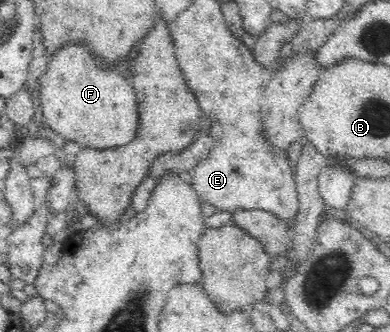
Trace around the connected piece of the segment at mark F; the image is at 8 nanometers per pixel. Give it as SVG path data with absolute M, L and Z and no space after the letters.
M68 43L68 45L64 45L62 49L56 51L52 57L50 57L47 61L46 74L44 77L40 79L40 104L38 107L39 111L39 119L43 121L43 123L47 124L52 128L53 131L59 133L65 140L77 143L83 148L92 148L98 150L109 149L112 147L123 147L129 145L134 137L136 137L136 131L139 125L140 113L137 106L137 98L134 95L134 89L122 89L122 85L130 85L130 81L128 83L124 83L123 75L119 74L112 67L102 67L101 63L99 63L99 59L95 57L93 53L90 53L86 47L84 47L83 43Z

